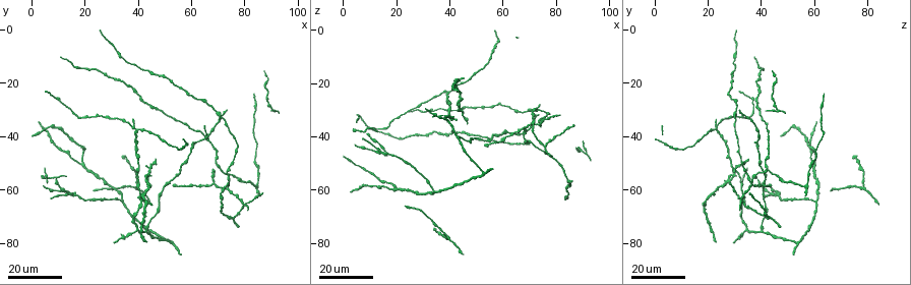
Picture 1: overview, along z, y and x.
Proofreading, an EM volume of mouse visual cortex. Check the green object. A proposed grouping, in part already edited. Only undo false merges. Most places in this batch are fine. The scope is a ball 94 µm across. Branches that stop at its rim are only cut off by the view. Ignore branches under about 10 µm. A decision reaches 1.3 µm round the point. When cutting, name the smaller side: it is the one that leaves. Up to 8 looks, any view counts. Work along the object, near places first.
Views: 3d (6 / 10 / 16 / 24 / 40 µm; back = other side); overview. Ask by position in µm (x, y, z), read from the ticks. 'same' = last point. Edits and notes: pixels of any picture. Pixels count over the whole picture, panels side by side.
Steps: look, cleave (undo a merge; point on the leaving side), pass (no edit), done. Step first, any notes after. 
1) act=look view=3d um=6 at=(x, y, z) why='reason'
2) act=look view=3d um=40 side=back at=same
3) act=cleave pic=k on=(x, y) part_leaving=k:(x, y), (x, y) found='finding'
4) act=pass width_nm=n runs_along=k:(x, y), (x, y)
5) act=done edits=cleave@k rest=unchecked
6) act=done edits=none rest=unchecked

act=look view=3d um=24 at=(19, 33, 33) why='narrows sharply'

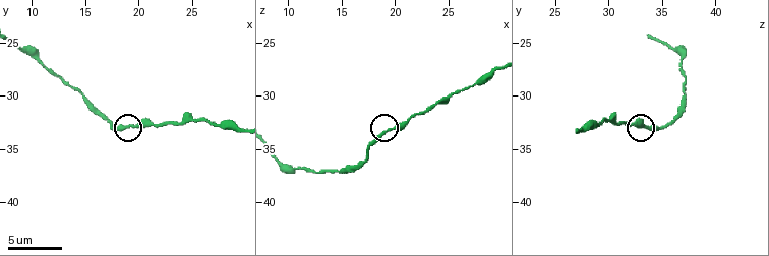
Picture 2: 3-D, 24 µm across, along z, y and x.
act=look view=3d um=6 at=(19.8, 32.8, 33.2)

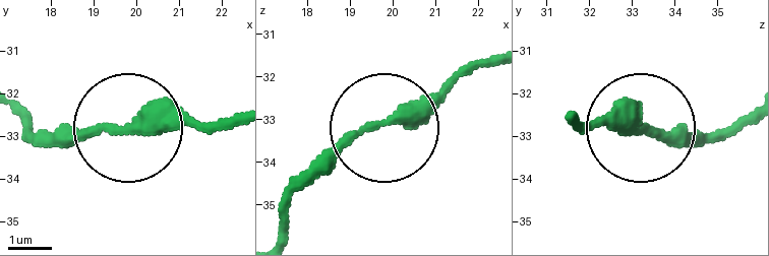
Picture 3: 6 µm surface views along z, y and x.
act=pass width_nm=280 runs_along=3:(239, 121), (23, 132) found='continuous, no second neuron'

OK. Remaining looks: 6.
act=look view=3d um=24 at=(69, 58, 37) why='three-way junction'

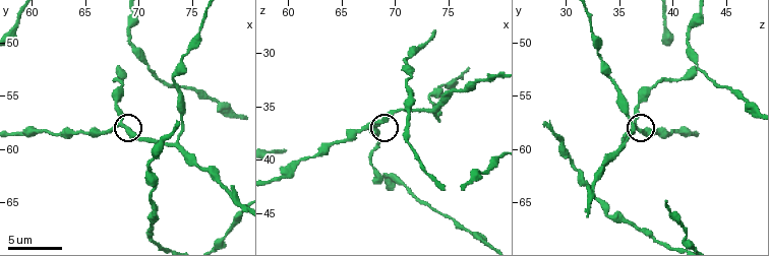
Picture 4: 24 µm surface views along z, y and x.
act=look view=3d um=10 at=(68.4, 57.8, 36.4)

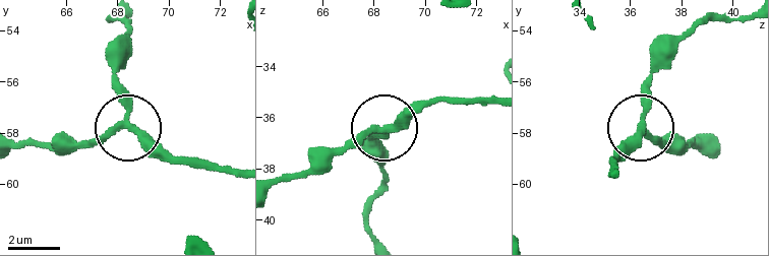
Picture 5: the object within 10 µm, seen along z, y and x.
act=pass arms=3 runs_along=5:(275, 185), (314, 175), (379, 131), (406, 124), (430, 103) found='one neuron here'

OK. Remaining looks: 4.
act=look view=3d um=10 at=(73.8, 59.2, 35.8) why='three arms meet'

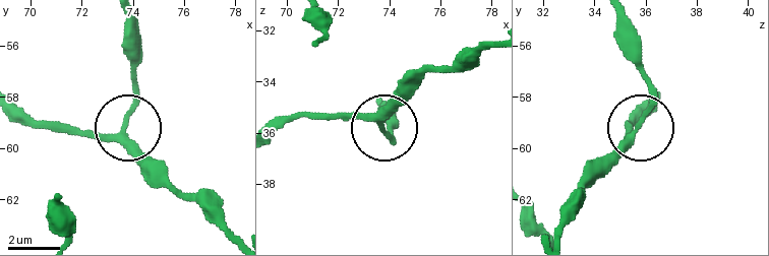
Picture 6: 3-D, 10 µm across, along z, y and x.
act=pass width_nm=220 runs_along=6:(274, 131), (300, 116), (366, 116), (381, 124), (422, 78) found='all the same neuron'

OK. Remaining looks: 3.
act=look view=3d um=16 at=(40, 37, 24) why='arms part here'

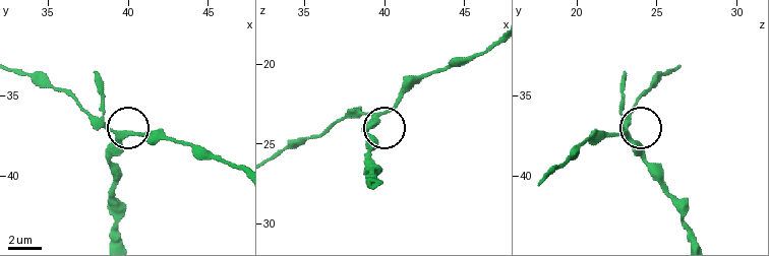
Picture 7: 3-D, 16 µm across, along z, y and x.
act=look view=3d um=10 at=(39.4, 37.5, 23.1)

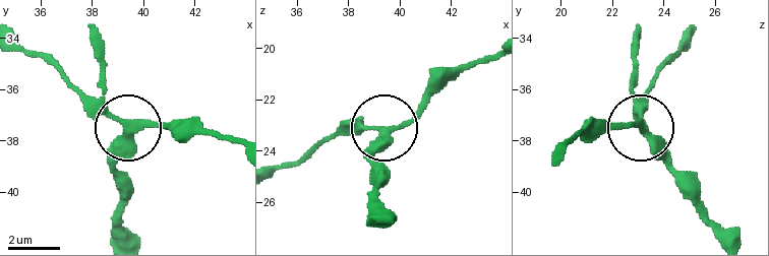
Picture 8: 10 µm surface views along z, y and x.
act=pass runs_along=8:(125, 239), (118, 161), (123, 134), (131, 128), (195, 128) found='one neuron here'

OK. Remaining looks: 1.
act=done edits=none rest=unchecked

